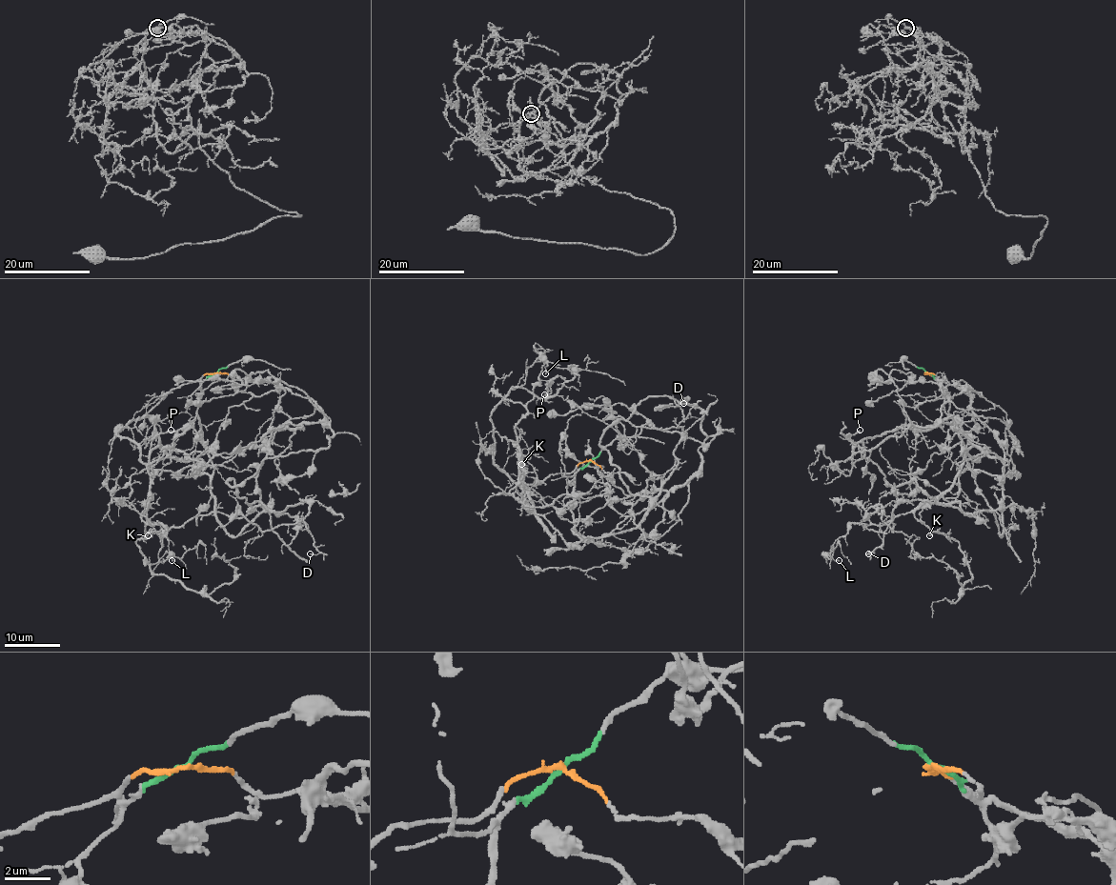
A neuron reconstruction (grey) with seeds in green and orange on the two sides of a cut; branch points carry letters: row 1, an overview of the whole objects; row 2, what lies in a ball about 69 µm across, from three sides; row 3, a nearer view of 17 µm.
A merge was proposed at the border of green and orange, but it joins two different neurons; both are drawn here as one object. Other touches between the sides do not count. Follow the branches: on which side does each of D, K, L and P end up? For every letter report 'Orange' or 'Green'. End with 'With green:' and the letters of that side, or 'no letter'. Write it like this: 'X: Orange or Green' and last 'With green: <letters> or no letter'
D: Green
K: Orange
L: Orange
P: Orange
With green: D

